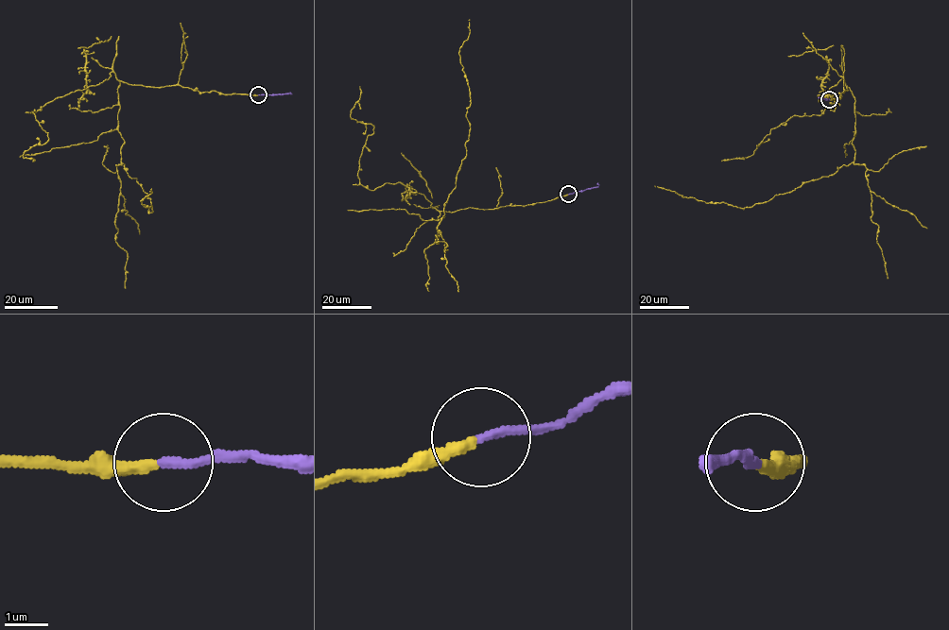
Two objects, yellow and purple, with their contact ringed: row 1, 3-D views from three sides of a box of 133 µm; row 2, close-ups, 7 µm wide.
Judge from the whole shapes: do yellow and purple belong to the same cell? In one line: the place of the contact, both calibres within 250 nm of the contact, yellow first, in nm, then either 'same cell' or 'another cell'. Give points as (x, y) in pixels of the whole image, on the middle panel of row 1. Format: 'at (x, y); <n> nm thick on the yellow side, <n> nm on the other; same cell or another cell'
at (568, 194); 260 nm thick on the yellow side, 200 nm on the other; same cell

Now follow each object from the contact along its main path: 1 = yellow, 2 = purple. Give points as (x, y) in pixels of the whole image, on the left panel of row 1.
1: (258, 94), (120, 81), (121, 161), (148, 195), (152, 206), (147, 211), (152, 212), (140, 201), (151, 188)
2: (258, 94), (290, 93)

